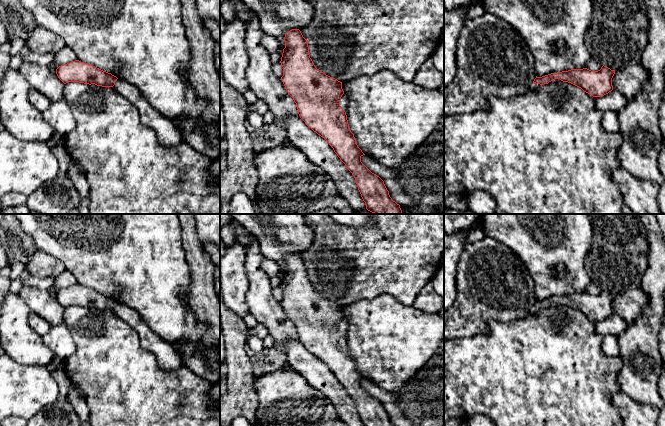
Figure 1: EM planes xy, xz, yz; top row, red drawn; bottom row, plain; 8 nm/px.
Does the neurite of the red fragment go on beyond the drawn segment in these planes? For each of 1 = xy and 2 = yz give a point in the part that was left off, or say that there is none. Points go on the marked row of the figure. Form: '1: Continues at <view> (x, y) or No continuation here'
1: Continues at xy (167, 133)
2: Continues at yz (533, 86)

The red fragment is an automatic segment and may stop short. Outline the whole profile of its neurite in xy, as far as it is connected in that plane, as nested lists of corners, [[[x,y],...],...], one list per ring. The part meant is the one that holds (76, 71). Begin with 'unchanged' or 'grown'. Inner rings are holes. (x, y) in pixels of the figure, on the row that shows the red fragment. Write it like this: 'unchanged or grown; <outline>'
grown; [[[79,60],[59,66],[56,74],[64,84],[79,82],[113,88],[137,107],[141,123],[155,130],[159,142],[165,148],[172,148],[183,142],[178,128],[168,118],[160,115],[140,91],[127,81]]]

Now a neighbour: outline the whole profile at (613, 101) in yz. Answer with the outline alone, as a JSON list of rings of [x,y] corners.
[[[615,89],[602,97],[594,97],[596,109],[602,112],[618,112],[627,105],[628,100],[627,97]]]

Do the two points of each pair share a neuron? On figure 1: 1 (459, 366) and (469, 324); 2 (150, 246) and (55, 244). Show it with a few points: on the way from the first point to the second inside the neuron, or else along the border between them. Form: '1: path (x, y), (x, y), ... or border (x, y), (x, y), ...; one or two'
1: border (488, 328), (484, 333), (454, 339); two
2: path (126, 246), (114, 246), (108, 252), (79, 249); one

